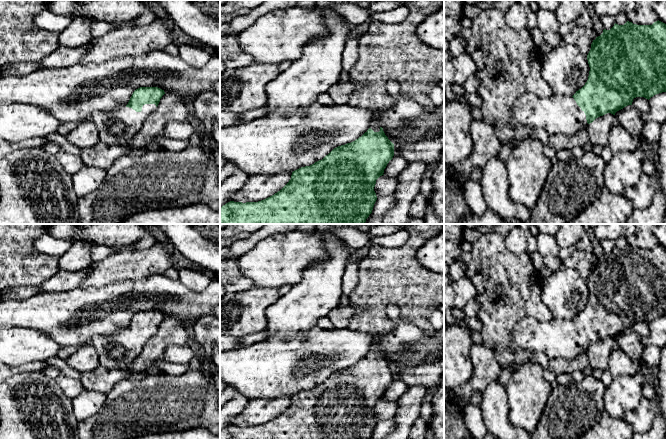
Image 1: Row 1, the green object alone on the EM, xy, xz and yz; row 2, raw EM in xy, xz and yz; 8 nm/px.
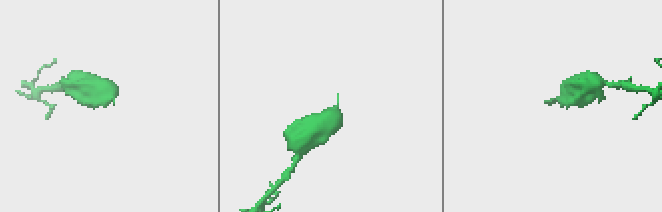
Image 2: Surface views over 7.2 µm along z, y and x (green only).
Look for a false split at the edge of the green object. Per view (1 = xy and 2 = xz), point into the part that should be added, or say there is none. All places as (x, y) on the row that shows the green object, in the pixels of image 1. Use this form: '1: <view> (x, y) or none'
1: xy (118, 127)
2: xz (375, 126)

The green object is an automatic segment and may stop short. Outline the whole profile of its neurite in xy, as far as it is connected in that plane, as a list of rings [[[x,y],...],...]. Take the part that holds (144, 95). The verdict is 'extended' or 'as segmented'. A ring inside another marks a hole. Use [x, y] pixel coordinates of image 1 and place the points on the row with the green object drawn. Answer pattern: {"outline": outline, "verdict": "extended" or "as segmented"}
{"outline": [[[140,87],[133,92],[126,106],[93,113],[99,141],[108,145],[129,144],[164,94],[164,90],[158,87]]], "verdict": "extended"}

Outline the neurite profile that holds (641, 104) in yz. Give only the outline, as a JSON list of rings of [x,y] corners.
[[[636,97],[633,99],[632,105],[635,109],[637,109],[640,113],[644,113],[649,111],[649,101],[644,97]]]

